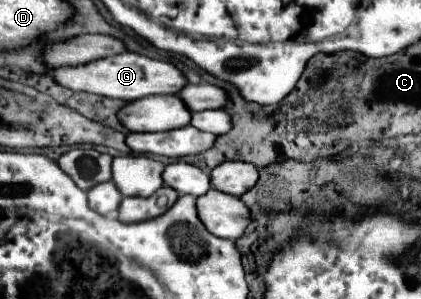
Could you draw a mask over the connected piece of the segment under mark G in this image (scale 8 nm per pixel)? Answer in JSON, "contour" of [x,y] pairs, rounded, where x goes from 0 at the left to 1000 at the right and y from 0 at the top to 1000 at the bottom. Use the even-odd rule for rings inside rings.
{"contour":[[[297,171],[273,191],[235,197],[211,217],[188,217],[188,224],[140,224],[121,231],[126,264],[164,291],[173,304],[207,304],[264,331],[292,331],[292,338],[325,338],[354,318],[401,318],[401,311],[425,311],[444,284],[444,258],[401,204],[373,204],[330,177]]]}

